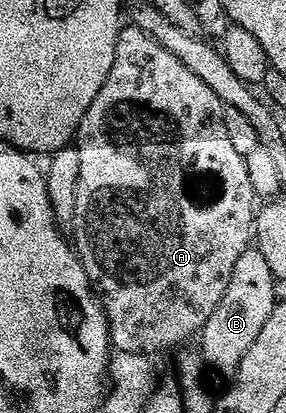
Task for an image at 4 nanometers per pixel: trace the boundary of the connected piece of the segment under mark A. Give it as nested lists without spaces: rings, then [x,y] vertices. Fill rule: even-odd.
[[[127,26],[120,31],[113,70],[109,70],[109,78],[105,78],[105,86],[101,86],[97,98],[93,98],[93,106],[89,106],[85,118],[79,123],[77,147],[81,154],[81,182],[77,182],[77,218],[73,229],[73,235],[75,235],[75,240],[73,236],[73,247],[79,253],[79,260],[83,263],[83,269],[92,288],[95,290],[95,295],[103,303],[103,309],[107,315],[107,325],[111,327],[111,342],[115,352],[124,351],[130,354],[155,358],[158,352],[171,352],[174,348],[181,347],[186,340],[191,340],[194,336],[196,339],[209,322],[209,318],[213,318],[213,310],[217,310],[217,306],[221,306],[221,298],[225,298],[225,290],[229,290],[229,278],[233,278],[233,270],[241,259],[241,254],[245,254],[247,249],[252,247],[257,215],[257,197],[253,190],[253,185],[249,183],[249,170],[247,169],[246,159],[241,154],[237,154],[237,150],[233,150],[231,139],[229,139],[229,130],[225,130],[223,125],[224,111],[225,105],[222,100],[217,98],[217,94],[213,94],[213,90],[209,90],[209,86],[205,86],[205,82],[201,82],[201,78],[197,78],[197,74],[193,74],[193,70],[185,70],[183,63],[173,54],[169,54],[169,50],[165,50],[165,46],[161,46],[149,34],[142,32],[140,28]]]

